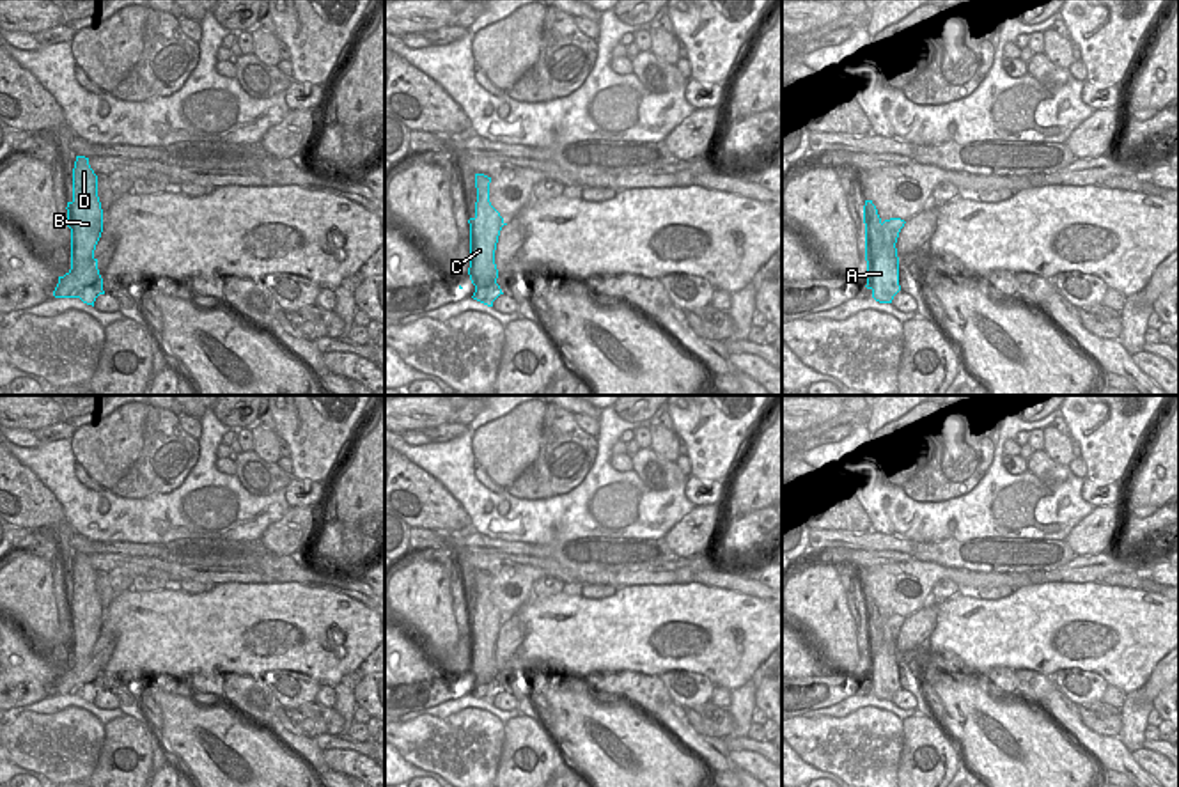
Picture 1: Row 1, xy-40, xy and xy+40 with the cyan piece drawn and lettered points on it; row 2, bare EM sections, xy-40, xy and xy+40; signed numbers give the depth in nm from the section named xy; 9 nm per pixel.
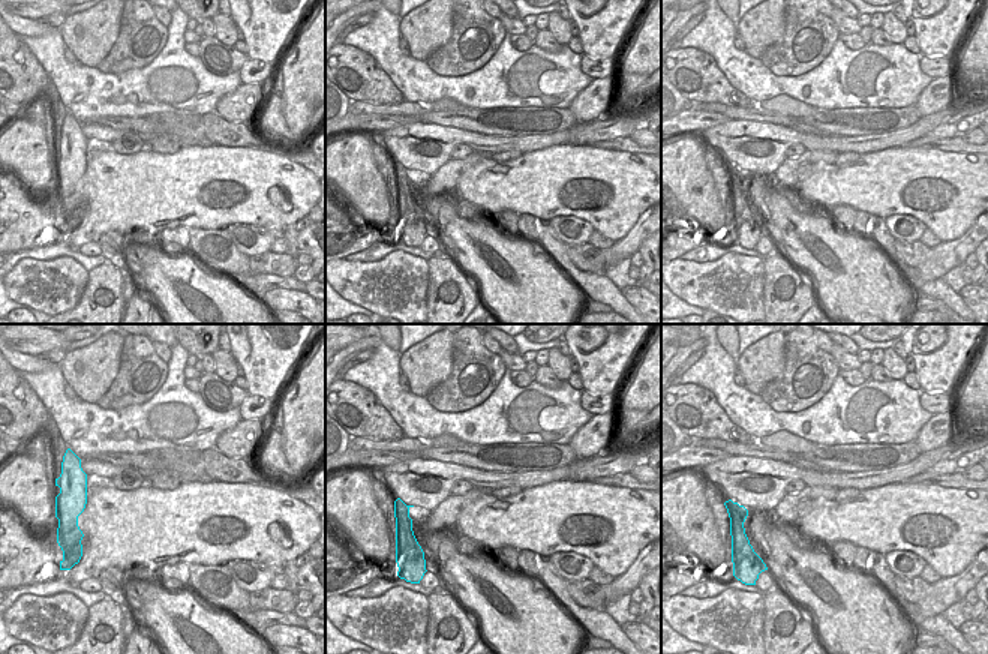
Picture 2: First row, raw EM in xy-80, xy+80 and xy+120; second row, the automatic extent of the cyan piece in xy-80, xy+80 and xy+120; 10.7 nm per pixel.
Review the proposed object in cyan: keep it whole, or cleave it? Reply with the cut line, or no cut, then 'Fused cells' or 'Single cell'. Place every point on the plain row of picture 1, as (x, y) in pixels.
No split. Single cell.

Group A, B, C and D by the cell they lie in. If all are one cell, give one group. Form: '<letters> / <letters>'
A B C D

